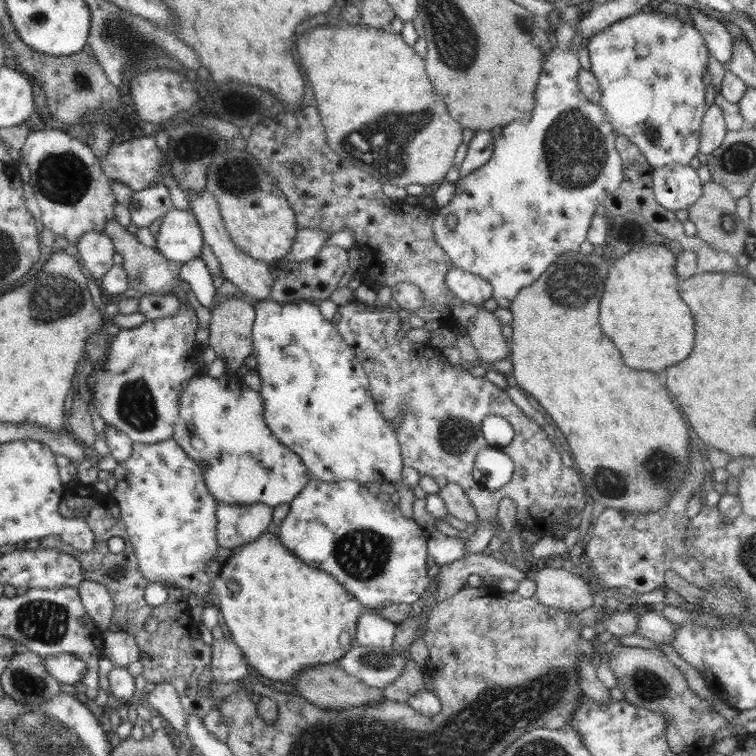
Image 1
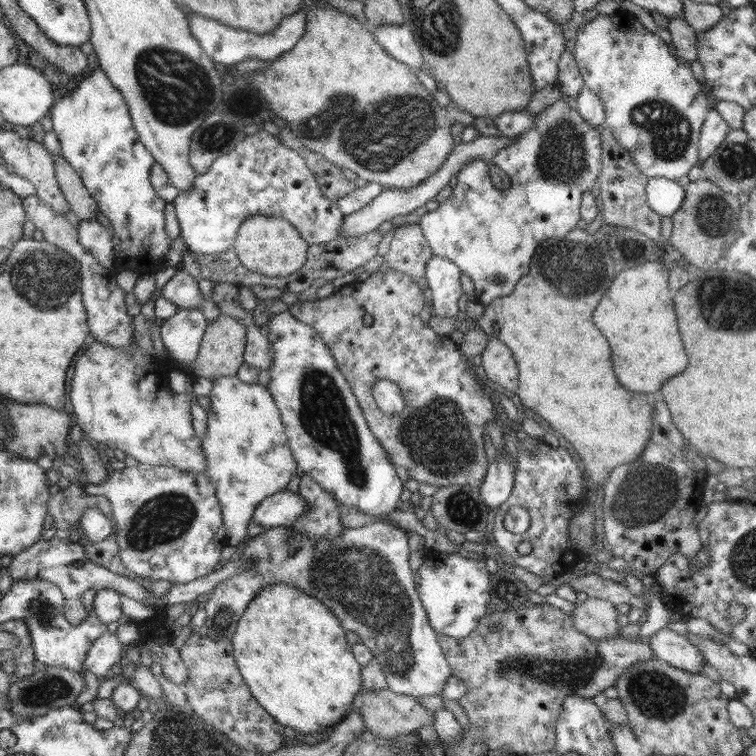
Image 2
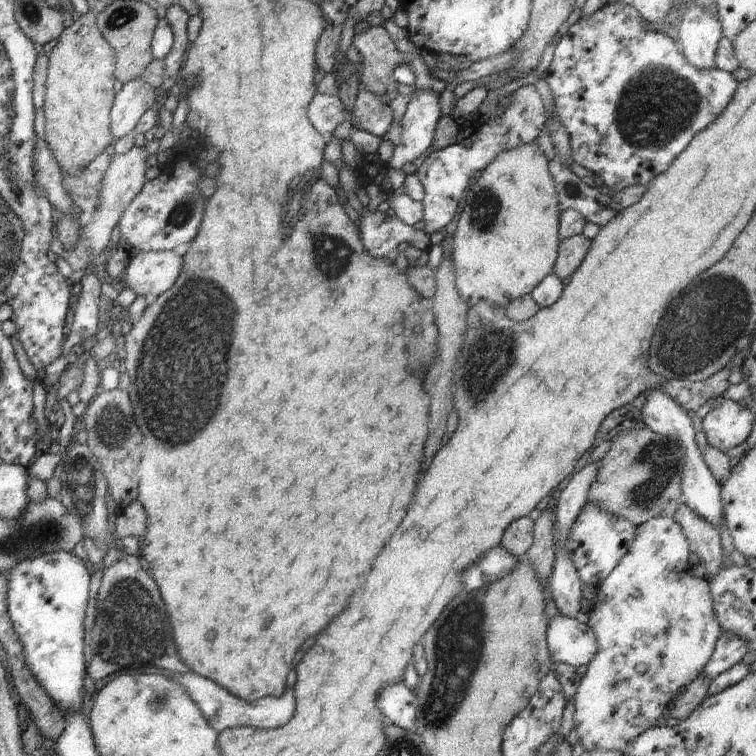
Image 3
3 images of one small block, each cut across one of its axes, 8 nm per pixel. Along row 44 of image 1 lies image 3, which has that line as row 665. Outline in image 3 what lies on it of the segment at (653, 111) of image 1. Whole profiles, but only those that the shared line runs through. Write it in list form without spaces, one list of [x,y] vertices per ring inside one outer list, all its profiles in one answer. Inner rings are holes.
[[[654,517],[637,526],[634,540],[631,542],[629,552],[618,563],[618,566],[606,577],[606,580],[598,587],[598,597],[595,598],[594,611],[589,614],[587,625],[595,632],[597,651],[594,658],[587,664],[587,671],[579,682],[577,693],[574,696],[575,713],[573,722],[576,732],[579,734],[579,743],[585,751],[622,751],[628,743],[634,742],[640,733],[646,729],[656,727],[660,716],[664,716],[666,709],[670,707],[682,688],[694,682],[703,672],[706,663],[713,655],[716,641],[723,631],[713,609],[713,600],[710,594],[708,580],[701,577],[690,576],[688,571],[692,565],[688,563],[691,550],[682,527],[670,517]]]

